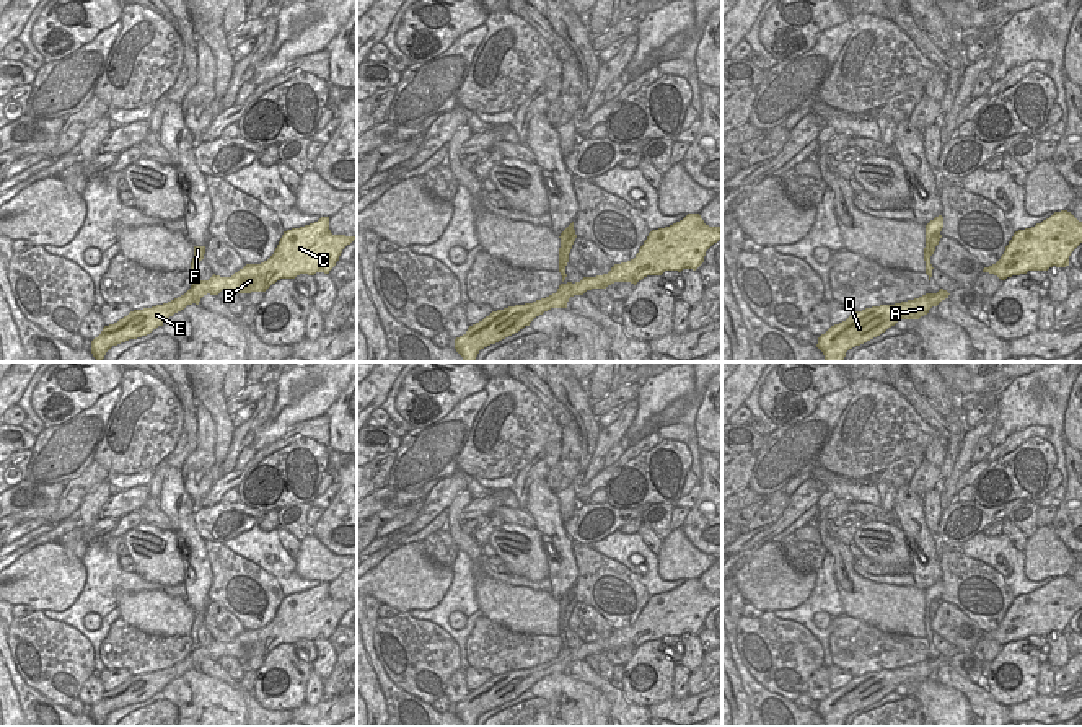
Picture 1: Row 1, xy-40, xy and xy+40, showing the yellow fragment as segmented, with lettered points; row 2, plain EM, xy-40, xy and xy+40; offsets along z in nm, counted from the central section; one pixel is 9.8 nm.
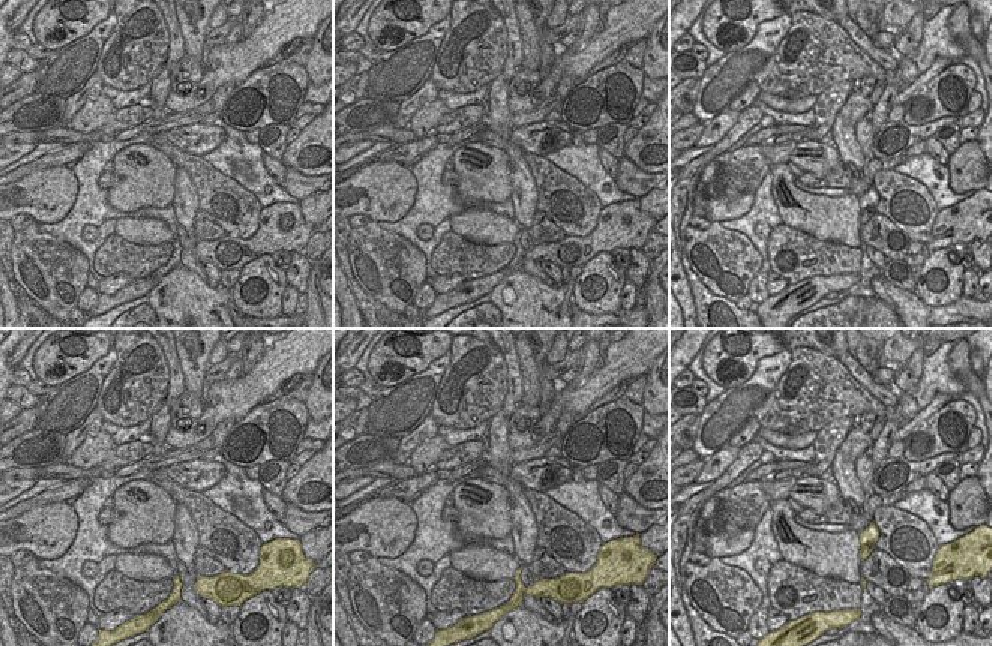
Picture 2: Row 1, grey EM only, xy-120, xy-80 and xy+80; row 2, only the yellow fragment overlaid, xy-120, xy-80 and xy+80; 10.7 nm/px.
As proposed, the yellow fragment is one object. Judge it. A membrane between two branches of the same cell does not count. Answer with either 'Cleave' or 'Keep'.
Keep

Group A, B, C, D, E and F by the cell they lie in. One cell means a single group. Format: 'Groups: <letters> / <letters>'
Groups: A B C D E F

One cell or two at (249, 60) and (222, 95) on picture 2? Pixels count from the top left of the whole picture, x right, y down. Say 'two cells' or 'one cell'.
two cells

